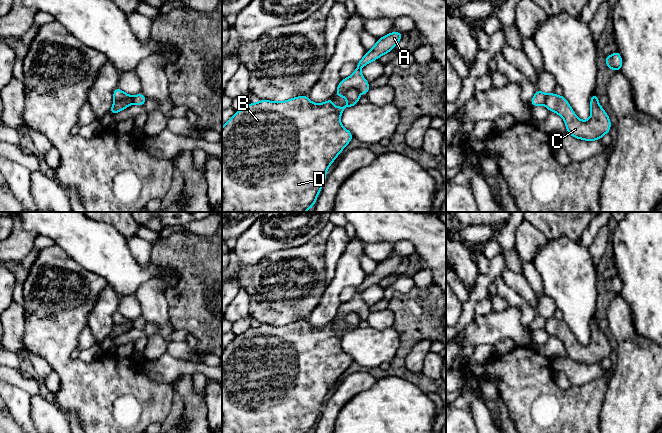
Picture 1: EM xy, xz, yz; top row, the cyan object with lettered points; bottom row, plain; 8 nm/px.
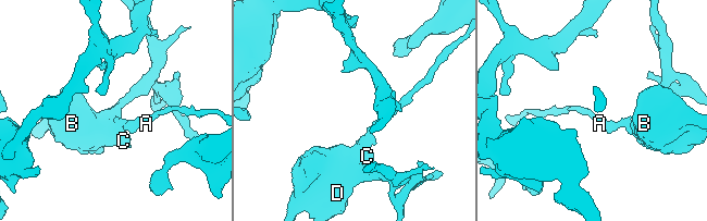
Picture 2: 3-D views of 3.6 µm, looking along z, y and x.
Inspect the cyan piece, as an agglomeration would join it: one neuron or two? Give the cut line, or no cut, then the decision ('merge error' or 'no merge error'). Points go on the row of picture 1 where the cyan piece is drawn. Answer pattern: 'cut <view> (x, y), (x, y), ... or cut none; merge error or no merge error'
cut xz (357, 88), (349, 88), (343, 95); merge error

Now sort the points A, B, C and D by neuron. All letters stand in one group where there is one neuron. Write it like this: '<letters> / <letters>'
A / B C D

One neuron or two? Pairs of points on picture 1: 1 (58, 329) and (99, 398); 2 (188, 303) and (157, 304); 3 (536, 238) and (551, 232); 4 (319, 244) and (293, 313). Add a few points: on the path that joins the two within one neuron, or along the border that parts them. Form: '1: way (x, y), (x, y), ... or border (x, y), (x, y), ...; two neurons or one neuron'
1: way (58, 346), (59, 358), (82, 381); one neuron
2: border (164, 291), (168, 305), (168, 322), (172, 327); two neurons
3: border (529, 222), (547, 239); two neurons
4: way (307, 261), (303, 273), (297, 279), (293, 296); one neuron

